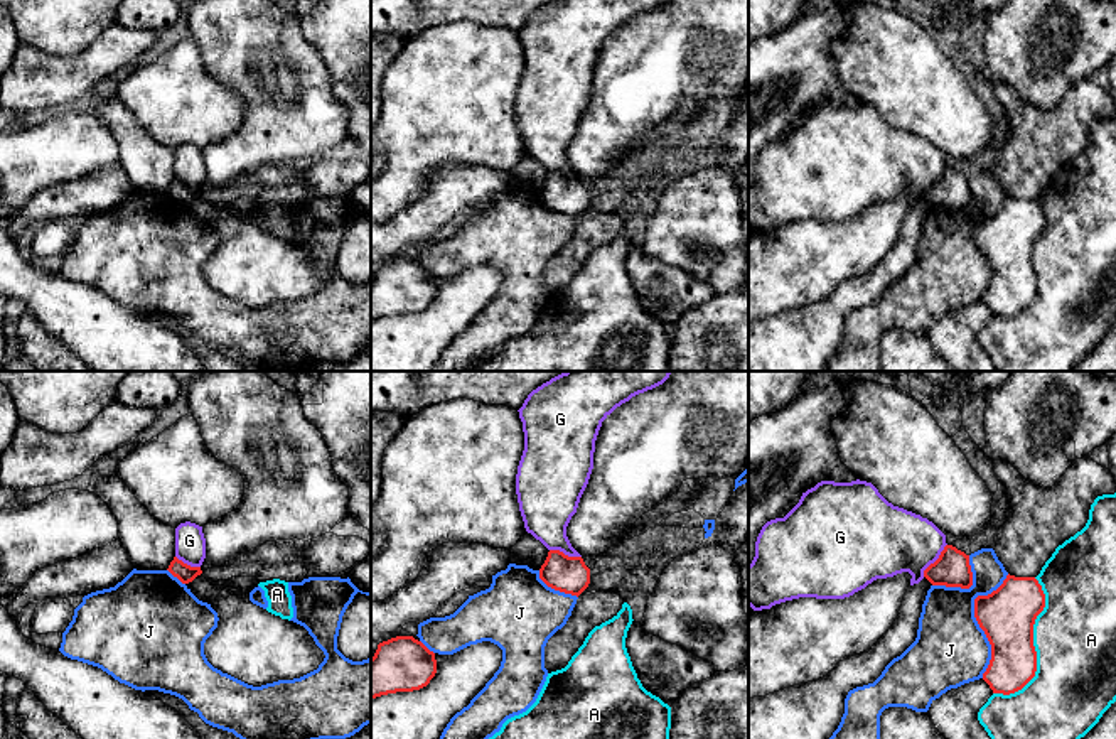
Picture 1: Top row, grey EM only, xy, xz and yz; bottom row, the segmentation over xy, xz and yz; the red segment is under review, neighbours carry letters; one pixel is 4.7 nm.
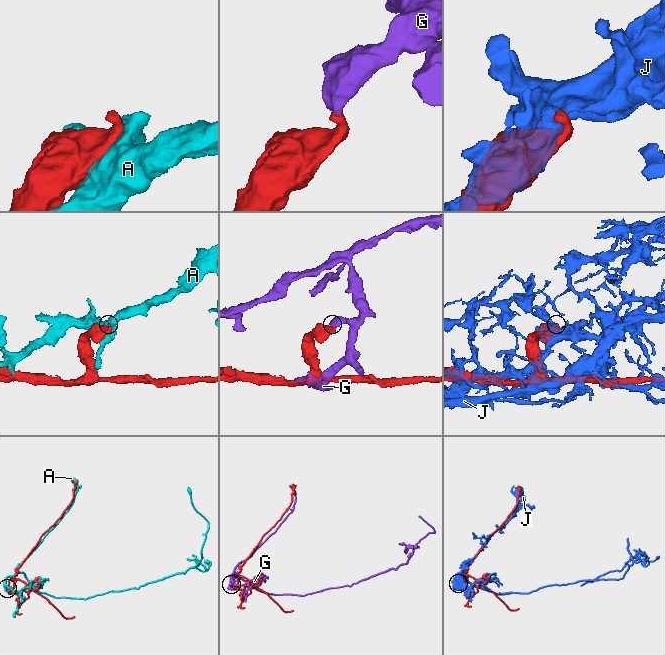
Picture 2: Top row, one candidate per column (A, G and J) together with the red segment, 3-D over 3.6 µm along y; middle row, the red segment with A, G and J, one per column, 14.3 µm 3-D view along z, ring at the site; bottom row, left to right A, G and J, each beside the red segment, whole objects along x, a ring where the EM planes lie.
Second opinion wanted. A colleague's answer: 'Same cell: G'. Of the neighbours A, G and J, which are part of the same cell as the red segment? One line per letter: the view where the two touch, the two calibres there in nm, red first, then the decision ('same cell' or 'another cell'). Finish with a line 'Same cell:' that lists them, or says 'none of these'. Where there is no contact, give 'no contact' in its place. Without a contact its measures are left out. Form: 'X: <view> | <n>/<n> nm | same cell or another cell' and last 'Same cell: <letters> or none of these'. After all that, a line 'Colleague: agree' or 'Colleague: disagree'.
A: yz | 260/400 nm | another cell
G: yz | 170/320 nm | another cell
J: yz | 260/340 nm | another cell
Same cell: none of these
Colleague: disagree

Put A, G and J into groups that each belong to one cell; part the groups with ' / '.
A / G / J

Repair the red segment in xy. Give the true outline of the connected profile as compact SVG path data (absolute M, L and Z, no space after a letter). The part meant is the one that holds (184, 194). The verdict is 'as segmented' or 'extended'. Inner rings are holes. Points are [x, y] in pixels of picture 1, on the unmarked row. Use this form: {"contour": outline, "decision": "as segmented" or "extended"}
{"contour": "M174 179L174 182L170 184L169 191L167 191L174 199L177 199L182 206L189 206L192 204L197 197L202 196L201 189L190 189L187 186L184 186L182 182L179 182L177 179Z", "decision": "as segmented"}

